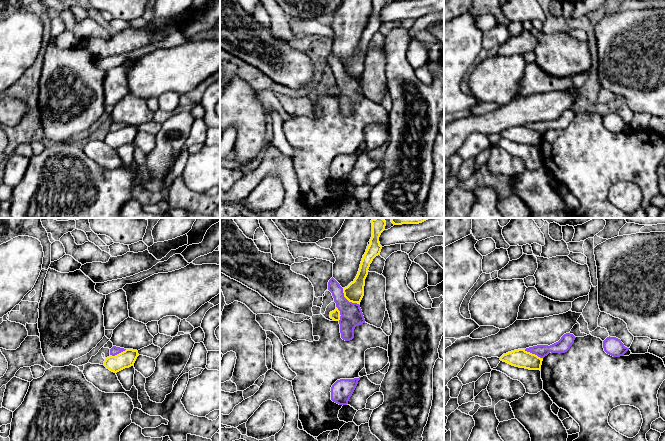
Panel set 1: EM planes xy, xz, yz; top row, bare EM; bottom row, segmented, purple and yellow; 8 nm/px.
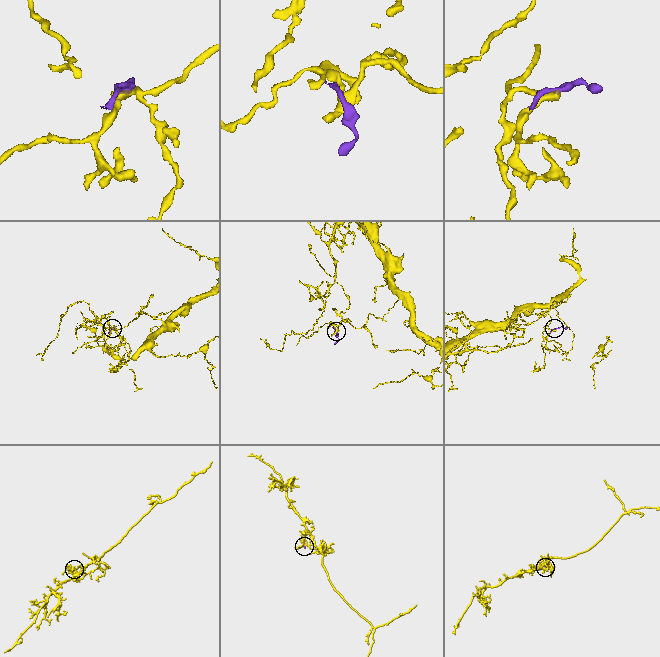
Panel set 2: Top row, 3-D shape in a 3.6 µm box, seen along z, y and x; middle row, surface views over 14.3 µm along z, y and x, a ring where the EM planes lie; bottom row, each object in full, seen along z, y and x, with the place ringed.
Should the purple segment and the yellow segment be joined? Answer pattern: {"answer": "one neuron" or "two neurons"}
{"answer": "two neurons"}

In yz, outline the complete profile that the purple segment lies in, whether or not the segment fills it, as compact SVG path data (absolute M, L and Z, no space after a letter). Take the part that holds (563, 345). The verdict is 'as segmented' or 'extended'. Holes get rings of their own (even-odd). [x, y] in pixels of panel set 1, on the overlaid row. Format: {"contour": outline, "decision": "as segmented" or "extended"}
{"contour": "M566 333L561 337L561 339L558 342L550 346L537 345L537 346L526 348L525 351L535 354L540 358L544 358L550 352L551 353L565 353L570 349L570 347L574 343L575 338L576 337L573 334Z", "decision": "as segmented"}

